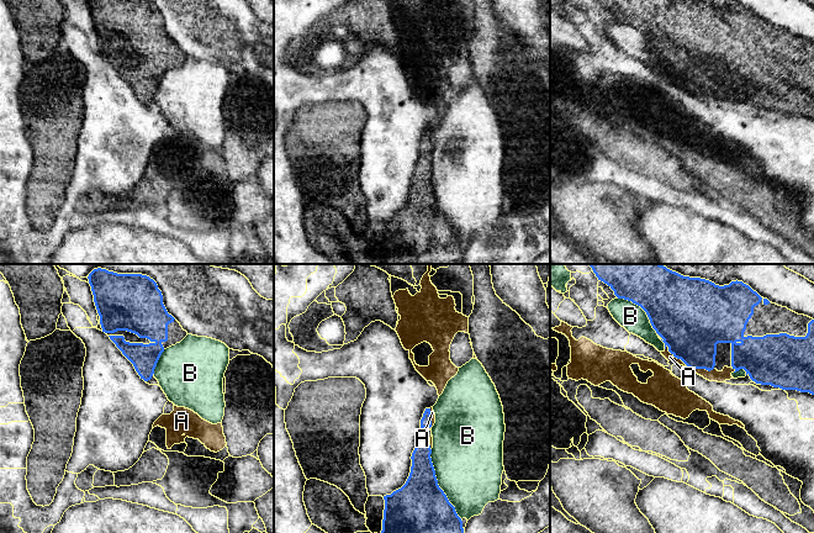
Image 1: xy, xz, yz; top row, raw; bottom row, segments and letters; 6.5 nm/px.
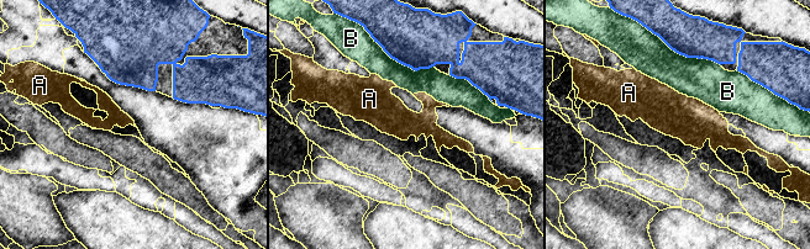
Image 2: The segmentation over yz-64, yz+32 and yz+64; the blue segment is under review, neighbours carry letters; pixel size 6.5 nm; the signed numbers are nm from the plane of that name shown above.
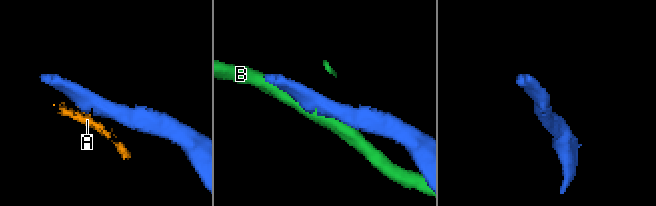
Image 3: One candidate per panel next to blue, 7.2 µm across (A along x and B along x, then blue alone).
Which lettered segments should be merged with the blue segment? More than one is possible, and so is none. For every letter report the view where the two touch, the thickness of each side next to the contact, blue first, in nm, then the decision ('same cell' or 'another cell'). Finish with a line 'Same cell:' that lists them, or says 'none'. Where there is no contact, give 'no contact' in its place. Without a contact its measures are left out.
A: meets blue in yz; 440 nm thick on the blue side, 50 nm on the other; another cell
B: meets blue in xz; 460 nm thick on the blue side, 440 nm on the other; another cell
Same cell: none

